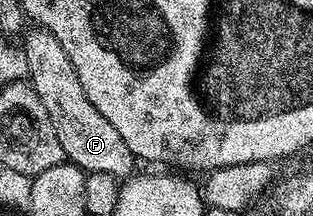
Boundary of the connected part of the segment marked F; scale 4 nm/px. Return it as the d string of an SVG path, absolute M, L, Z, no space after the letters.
M42 27L24 32L23 45L21 52L25 58L26 74L29 82L35 91L39 94L39 99L43 102L44 109L51 119L51 125L54 126L55 134L58 135L59 145L63 146L63 151L68 162L73 162L77 167L86 173L103 172L115 176L118 179L128 178L134 172L134 165L137 165L136 158L124 144L123 137L120 136L114 128L111 121L108 121L95 105L87 98L87 93L80 84L79 75L75 73L75 67L71 65L70 58L63 50L63 45L57 37Z

